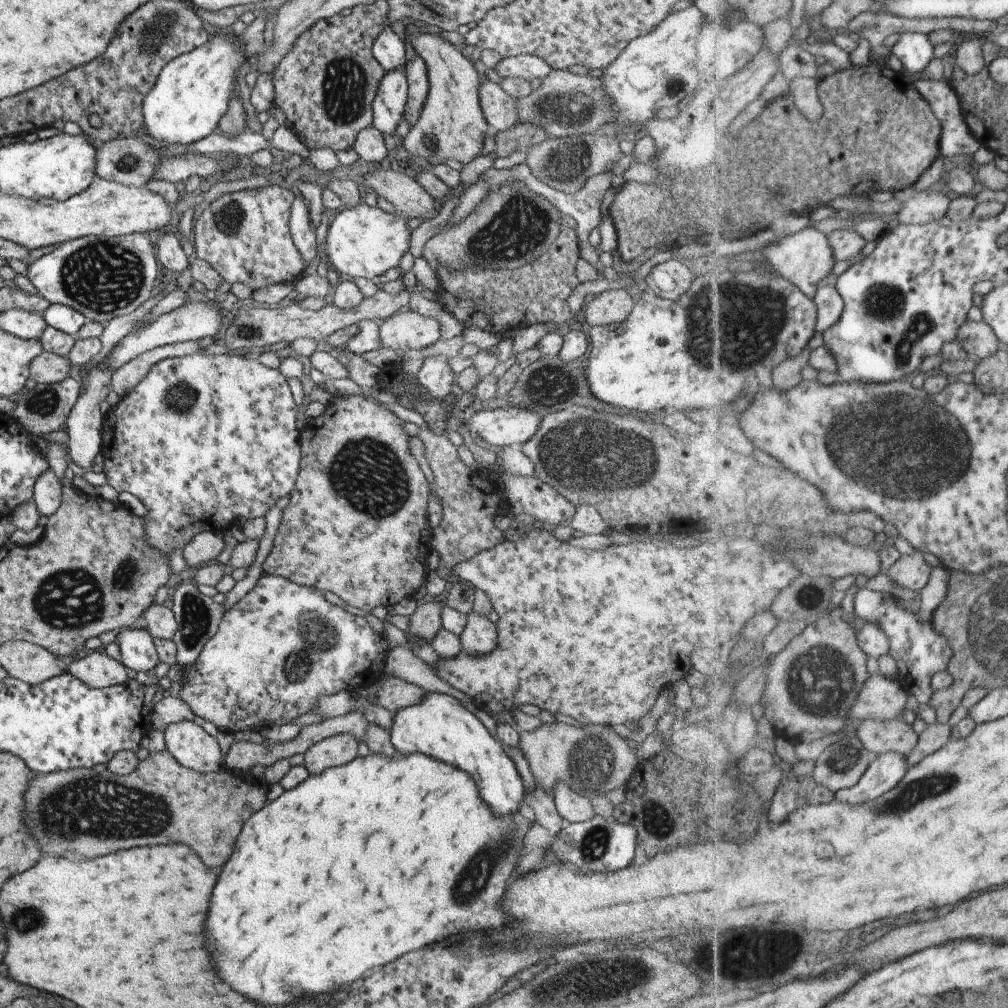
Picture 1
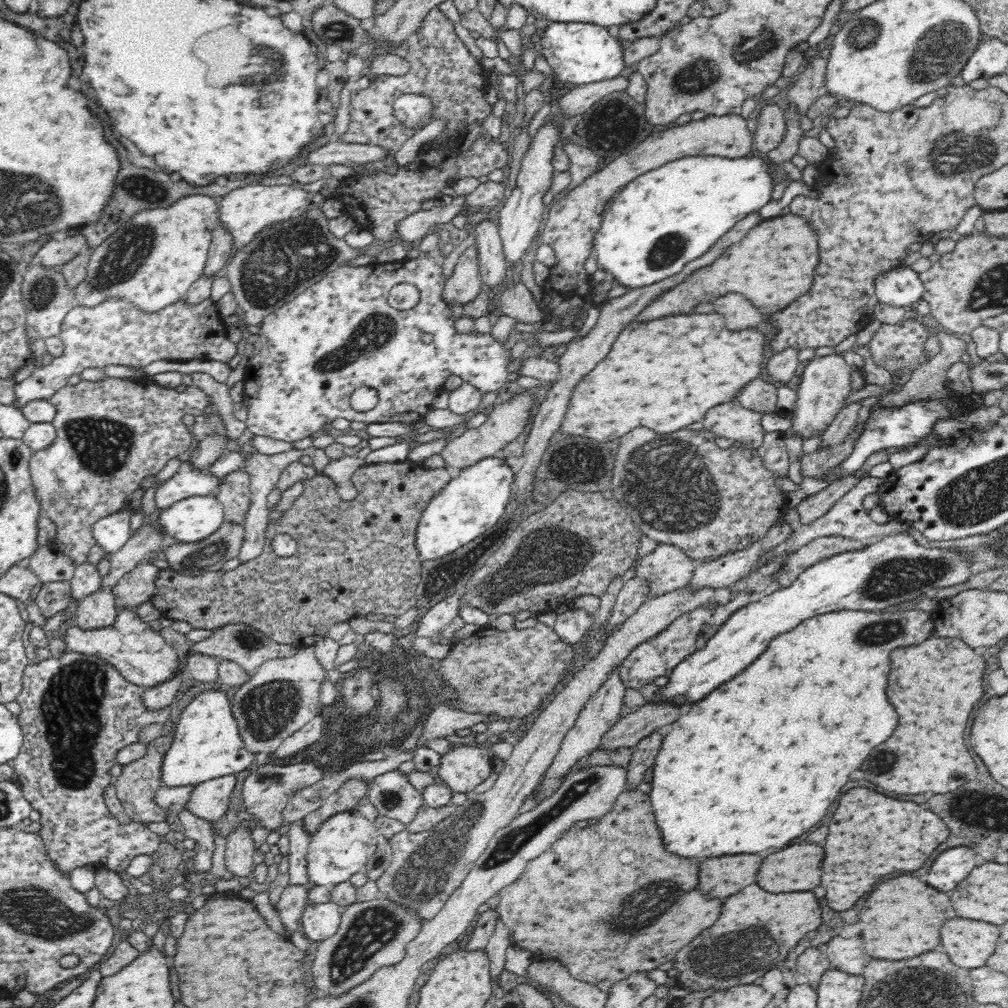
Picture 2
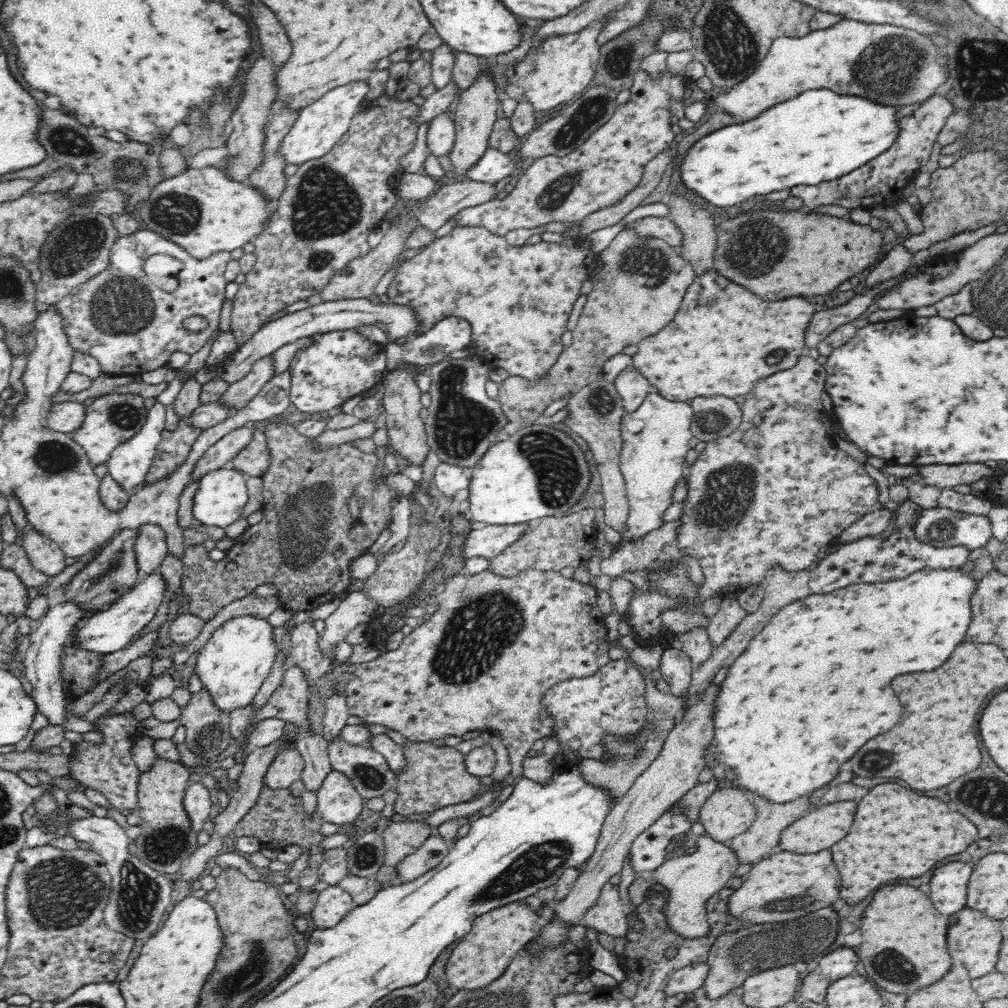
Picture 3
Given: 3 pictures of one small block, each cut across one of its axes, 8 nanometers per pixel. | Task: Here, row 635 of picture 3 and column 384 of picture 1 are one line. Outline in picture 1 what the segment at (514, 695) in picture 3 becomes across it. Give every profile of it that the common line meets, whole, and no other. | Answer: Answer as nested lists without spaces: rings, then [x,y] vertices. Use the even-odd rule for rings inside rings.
[[[350,395],[335,398],[328,404],[324,412],[317,418],[307,419],[306,426],[299,431],[301,446],[300,472],[294,488],[289,492],[290,503],[283,510],[273,547],[265,559],[262,568],[265,574],[282,576],[301,586],[315,587],[320,592],[332,592],[354,608],[360,608],[371,613],[374,608],[383,607],[392,610],[395,604],[406,597],[416,594],[420,586],[425,584],[428,568],[426,558],[433,547],[431,546],[432,528],[428,523],[428,501],[430,500],[431,486],[425,473],[420,469],[417,459],[410,452],[410,436],[404,431],[403,424],[394,413],[384,406],[368,400],[362,395]]]

